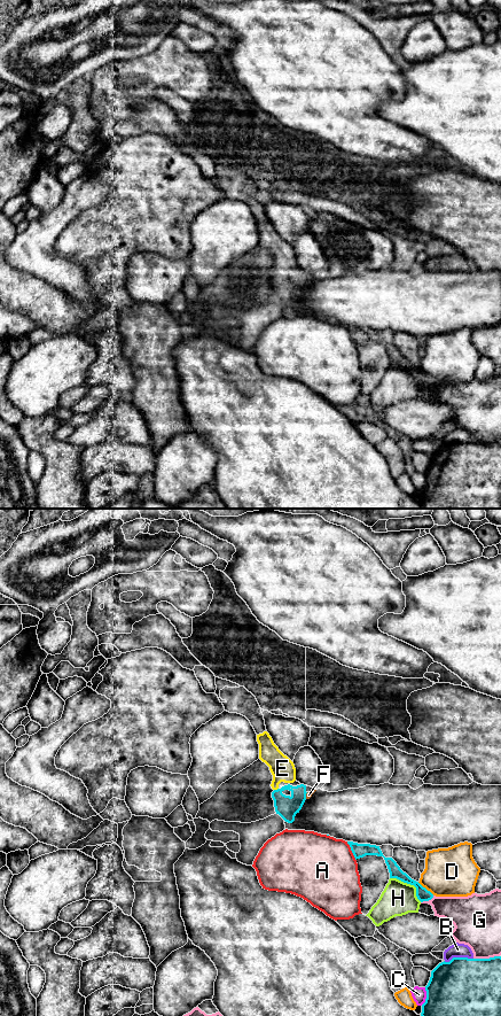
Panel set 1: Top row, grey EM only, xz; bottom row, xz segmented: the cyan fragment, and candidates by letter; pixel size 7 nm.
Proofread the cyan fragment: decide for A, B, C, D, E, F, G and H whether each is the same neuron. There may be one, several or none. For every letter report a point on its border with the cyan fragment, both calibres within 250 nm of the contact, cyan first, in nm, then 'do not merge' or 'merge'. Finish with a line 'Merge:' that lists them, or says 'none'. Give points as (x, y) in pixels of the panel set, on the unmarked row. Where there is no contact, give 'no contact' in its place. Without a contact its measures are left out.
A: meets cyan in xz at (351, 335); 100 nm thick on the cyan side, 480 nm on the other; do not merge
B: meets cyan in xz at (458, 443); 480 nm thick on the cyan side, 100 nm on the other; do not merge
C: meets cyan in xz at (427, 482); 500 nm thick on the cyan side, 100 nm on the other; do not merge
D: meets cyan in xz at (424, 373); 90 nm thick on the cyan side, 340 nm on the other; do not merge
E: meets cyan in xz at (275, 276); 160 nm thick on the cyan side, 170 nm on the other; merge
F: meets cyan in xz at (305, 281); 160 nm thick on the cyan side, 50 nm on the other; merge
G: meets cyan in xz at (427, 386); 90 nm thick on the cyan side, 200 nm on the other; do not merge
H: meets cyan in xz at (409, 369); 90 nm thick on the cyan side, 240 nm on the other; do not merge
Merge: E, F

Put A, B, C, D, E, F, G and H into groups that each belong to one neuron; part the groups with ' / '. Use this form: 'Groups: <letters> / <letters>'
Groups: A / B / C / D / E F / G / H

